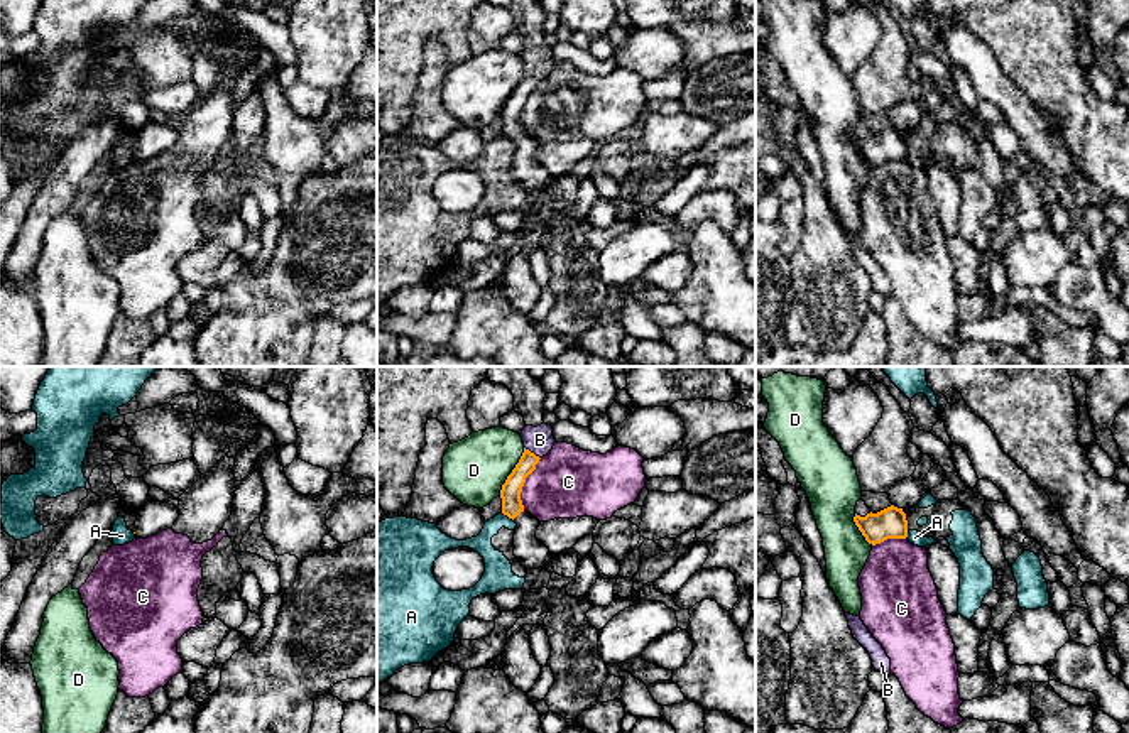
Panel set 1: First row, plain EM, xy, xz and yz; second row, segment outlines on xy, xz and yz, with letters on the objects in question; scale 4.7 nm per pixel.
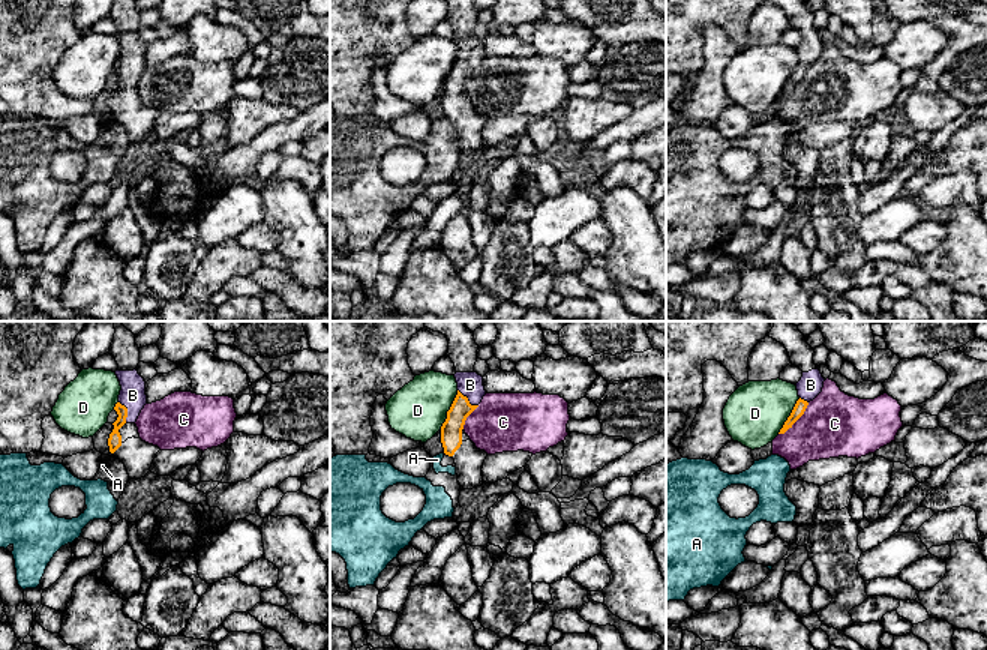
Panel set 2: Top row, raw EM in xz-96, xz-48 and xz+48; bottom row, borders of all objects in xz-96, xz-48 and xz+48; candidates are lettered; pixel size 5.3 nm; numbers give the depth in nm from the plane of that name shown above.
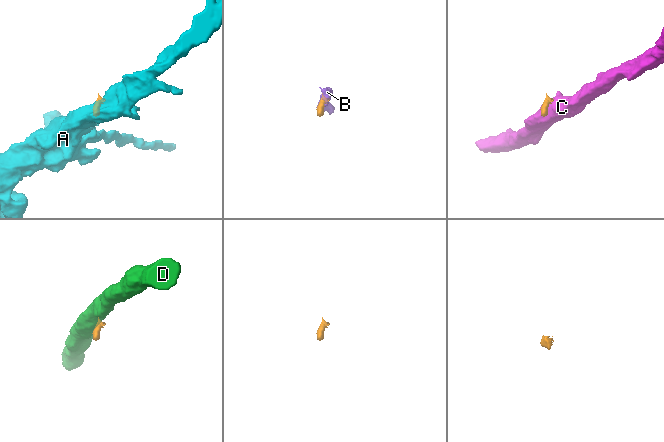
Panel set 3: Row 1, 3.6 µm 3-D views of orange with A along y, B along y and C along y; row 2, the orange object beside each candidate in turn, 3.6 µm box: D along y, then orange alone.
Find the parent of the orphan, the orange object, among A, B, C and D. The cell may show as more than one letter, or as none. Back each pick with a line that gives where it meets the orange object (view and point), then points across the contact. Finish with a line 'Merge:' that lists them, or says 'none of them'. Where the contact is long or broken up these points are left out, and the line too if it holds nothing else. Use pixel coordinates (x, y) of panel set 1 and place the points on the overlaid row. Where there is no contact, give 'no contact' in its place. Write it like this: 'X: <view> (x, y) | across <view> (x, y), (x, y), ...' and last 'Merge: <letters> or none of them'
B: xz (533, 453) | across xz (511, 490), (533, 453), (539, 439)
Merge: B

